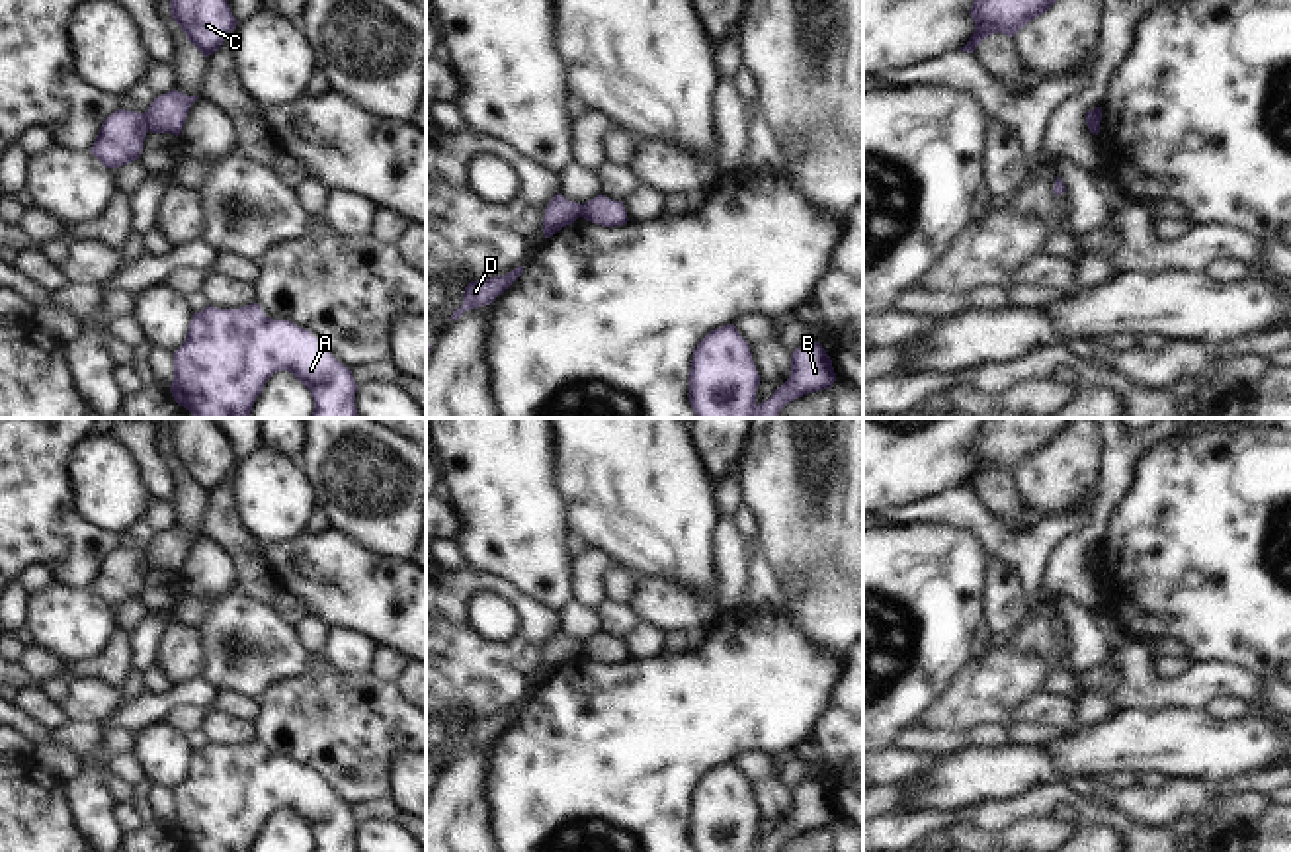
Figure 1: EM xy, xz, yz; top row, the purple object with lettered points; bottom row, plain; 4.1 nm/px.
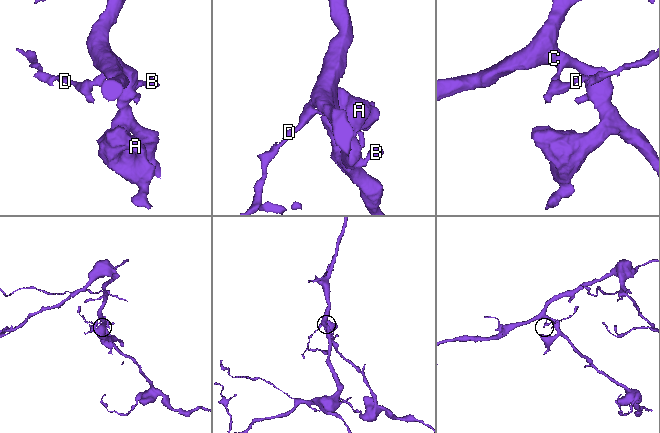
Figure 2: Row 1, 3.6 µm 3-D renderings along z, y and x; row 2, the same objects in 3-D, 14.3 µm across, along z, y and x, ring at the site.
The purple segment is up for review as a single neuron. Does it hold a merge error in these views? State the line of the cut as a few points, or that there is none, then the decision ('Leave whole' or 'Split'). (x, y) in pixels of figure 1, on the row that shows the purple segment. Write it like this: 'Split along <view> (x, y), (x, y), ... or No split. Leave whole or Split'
Split along xy (143, 114), (149, 129). Split

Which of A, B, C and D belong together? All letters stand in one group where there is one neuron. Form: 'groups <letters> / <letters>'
groups A B C / D

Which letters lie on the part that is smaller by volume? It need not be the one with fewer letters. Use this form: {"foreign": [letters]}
{"foreign": ["D"]}

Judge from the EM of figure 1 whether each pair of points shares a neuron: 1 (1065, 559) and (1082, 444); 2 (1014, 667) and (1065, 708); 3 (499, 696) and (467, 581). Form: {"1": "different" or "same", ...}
{"1": "different", "2": "different", "3": "same"}

